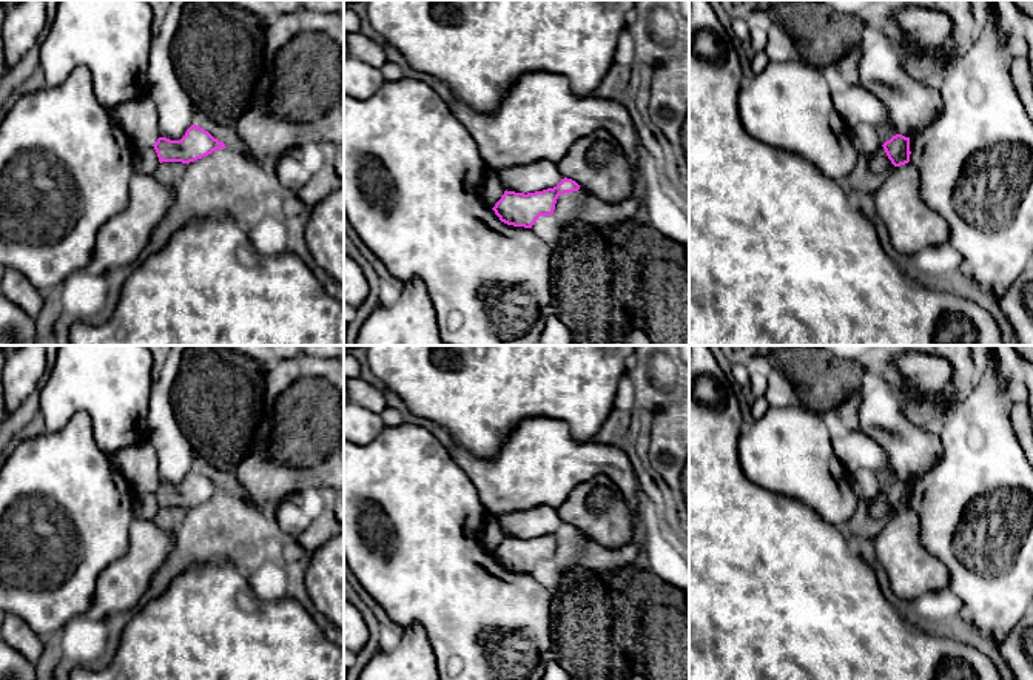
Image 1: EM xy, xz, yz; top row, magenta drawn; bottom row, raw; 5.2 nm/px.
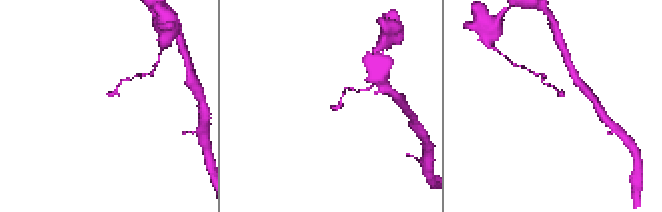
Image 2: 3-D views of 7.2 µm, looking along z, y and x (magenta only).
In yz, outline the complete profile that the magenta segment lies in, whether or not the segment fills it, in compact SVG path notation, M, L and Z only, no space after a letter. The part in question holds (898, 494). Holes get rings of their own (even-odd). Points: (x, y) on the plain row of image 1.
M896 480L882 492L894 512L900 512L910 507L910 483Z

